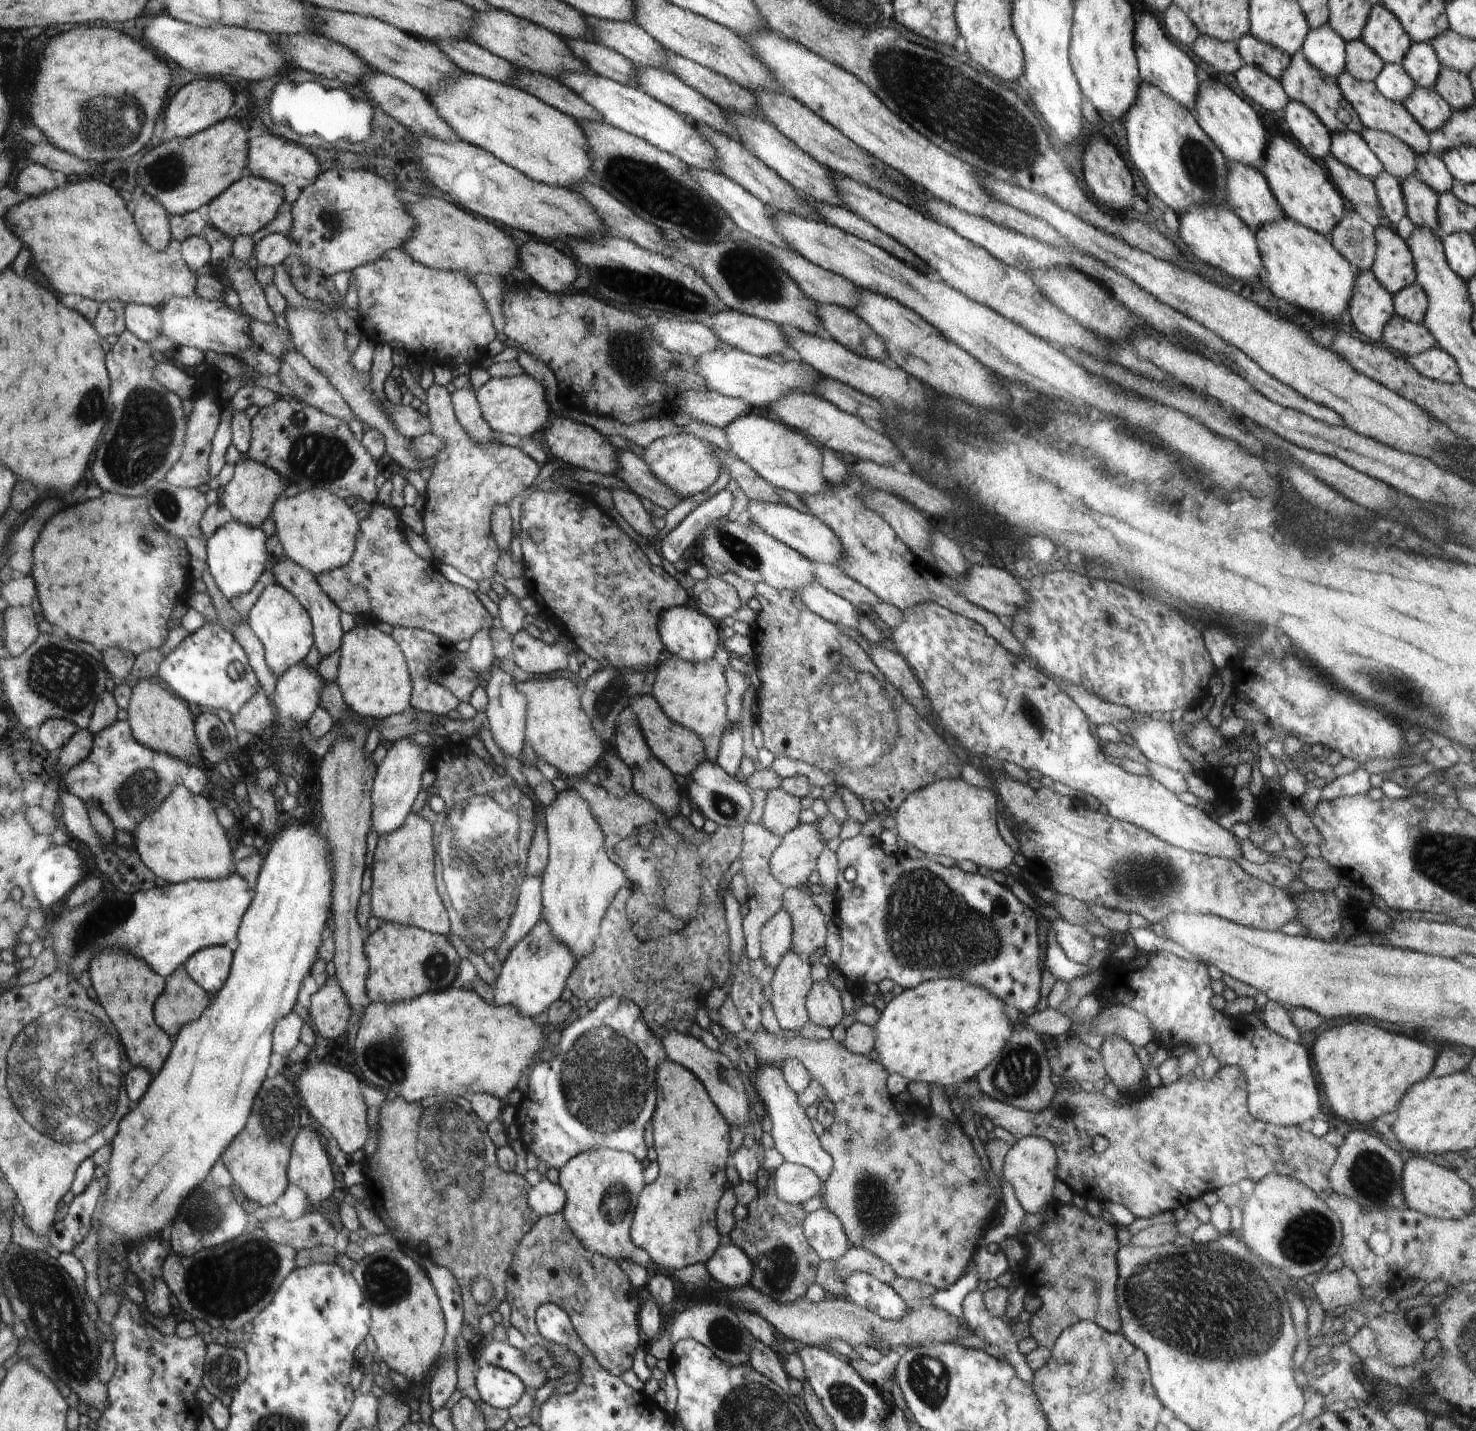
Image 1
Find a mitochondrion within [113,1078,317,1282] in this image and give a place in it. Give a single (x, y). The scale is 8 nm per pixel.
(206, 1213)

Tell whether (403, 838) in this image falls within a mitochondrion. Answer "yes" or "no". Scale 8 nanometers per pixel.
no

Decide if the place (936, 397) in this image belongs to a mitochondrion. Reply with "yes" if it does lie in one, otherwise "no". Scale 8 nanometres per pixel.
no

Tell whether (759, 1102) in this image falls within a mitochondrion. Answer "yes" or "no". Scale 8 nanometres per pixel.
no

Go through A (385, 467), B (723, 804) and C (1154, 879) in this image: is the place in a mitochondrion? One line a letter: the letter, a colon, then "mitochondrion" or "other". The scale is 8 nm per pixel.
A: other
B: mitochondrion
C: mitochondrion

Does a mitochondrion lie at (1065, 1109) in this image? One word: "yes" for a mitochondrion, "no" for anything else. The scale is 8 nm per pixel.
yes

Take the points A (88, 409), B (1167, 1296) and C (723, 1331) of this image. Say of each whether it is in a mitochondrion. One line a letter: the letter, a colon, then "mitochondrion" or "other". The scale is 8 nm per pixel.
A: mitochondrion
B: mitochondrion
C: mitochondrion

